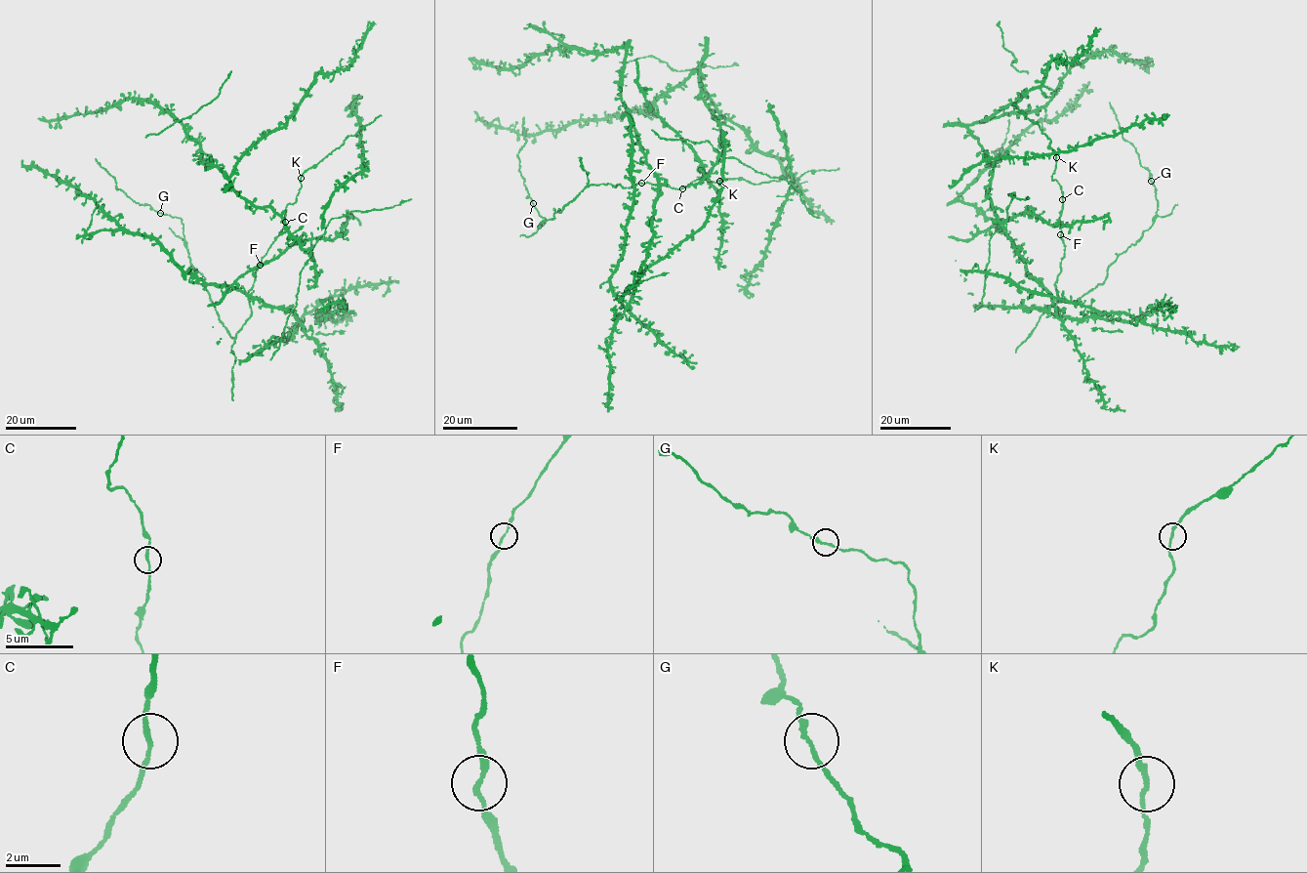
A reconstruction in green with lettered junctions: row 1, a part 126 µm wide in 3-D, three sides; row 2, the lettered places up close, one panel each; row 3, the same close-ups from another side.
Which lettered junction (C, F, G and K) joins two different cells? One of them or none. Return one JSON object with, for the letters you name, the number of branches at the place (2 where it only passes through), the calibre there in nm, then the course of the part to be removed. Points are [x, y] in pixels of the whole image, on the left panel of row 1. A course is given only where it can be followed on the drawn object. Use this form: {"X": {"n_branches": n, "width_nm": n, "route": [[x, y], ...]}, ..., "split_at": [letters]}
{"split_at": []}

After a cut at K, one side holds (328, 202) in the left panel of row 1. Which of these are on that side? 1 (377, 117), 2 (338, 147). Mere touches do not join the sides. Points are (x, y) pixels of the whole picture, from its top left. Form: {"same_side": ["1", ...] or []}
{"same_side": []}

